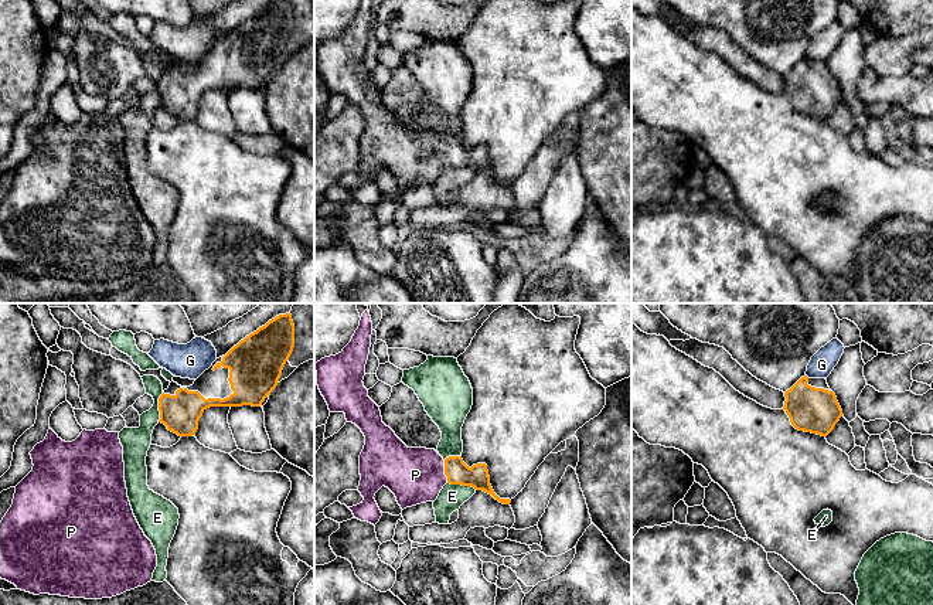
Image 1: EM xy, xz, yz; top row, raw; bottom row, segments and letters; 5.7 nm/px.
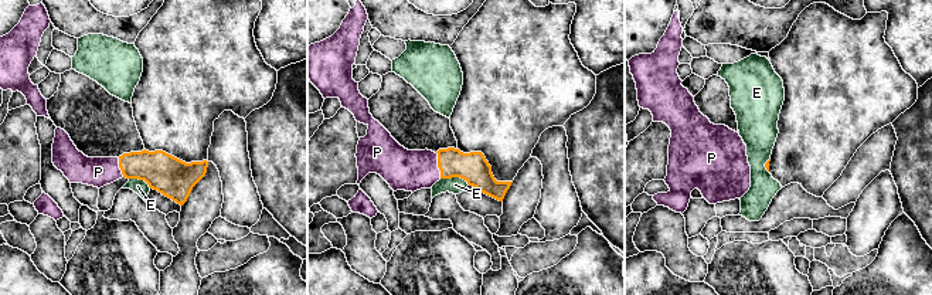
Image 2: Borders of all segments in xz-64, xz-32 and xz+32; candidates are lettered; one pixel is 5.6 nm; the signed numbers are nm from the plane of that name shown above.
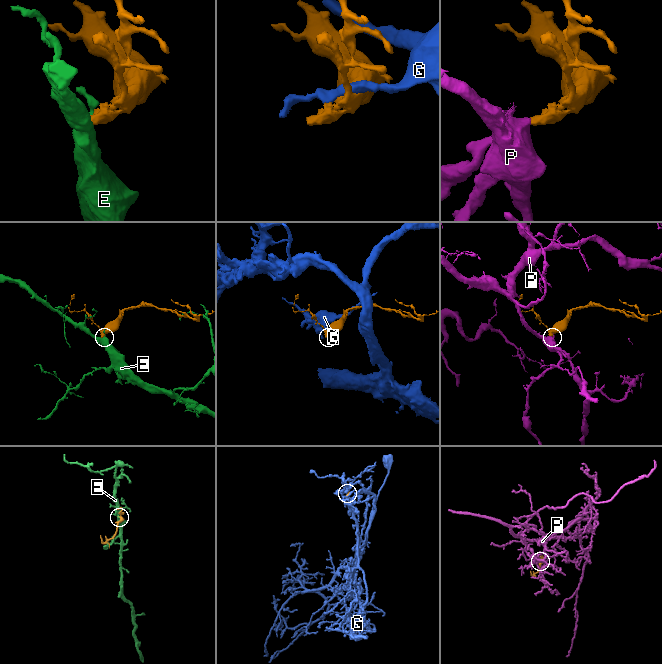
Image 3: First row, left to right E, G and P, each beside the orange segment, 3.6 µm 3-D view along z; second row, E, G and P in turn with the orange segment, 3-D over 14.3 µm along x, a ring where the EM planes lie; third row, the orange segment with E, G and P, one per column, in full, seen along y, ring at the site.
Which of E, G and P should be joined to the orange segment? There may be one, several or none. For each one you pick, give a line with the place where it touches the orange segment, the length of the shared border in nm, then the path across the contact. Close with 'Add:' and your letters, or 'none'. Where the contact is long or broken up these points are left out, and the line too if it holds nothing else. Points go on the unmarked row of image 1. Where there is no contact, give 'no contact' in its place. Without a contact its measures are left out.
P: meets orange in xz at (445, 155); contact 130 nm long; runs through xz (456, 153), (445, 155), (422, 155), (415, 157)
Add: P

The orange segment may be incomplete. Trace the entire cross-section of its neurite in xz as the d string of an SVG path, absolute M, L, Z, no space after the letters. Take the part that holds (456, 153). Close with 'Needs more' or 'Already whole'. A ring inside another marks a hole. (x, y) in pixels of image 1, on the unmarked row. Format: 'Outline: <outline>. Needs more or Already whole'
Outline: M361 0L343 34L316 45L317 68L330 95L344 95L347 105L355 106L365 119L358 169L364 183L348 190L354 200L374 208L379 204L382 196L374 179L382 169L395 177L402 193L435 184L446 166L471 169L510 187L510 181L494 176L486 146L469 150L462 139L443 142L435 132L408 130L382 105L379 89L368 79L362 65L371 17L371 0Z. Needs more

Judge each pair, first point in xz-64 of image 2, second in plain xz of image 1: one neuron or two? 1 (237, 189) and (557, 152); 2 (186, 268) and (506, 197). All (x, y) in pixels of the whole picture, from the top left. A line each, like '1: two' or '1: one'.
1: two
2: two

